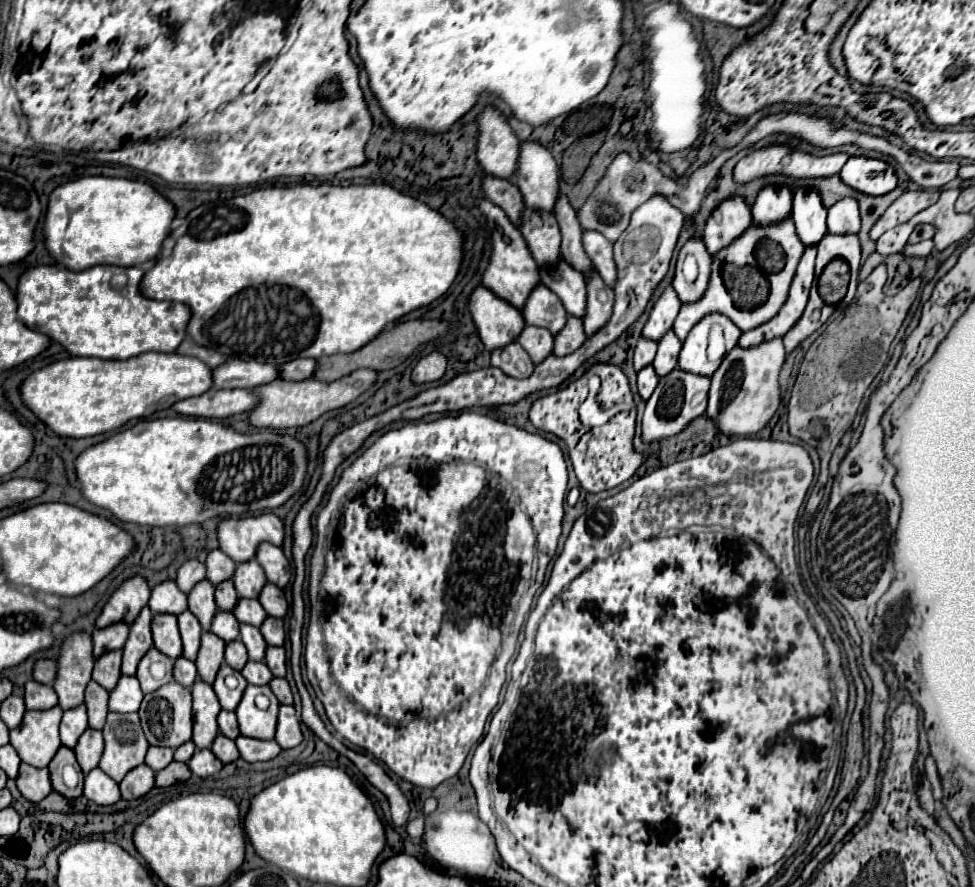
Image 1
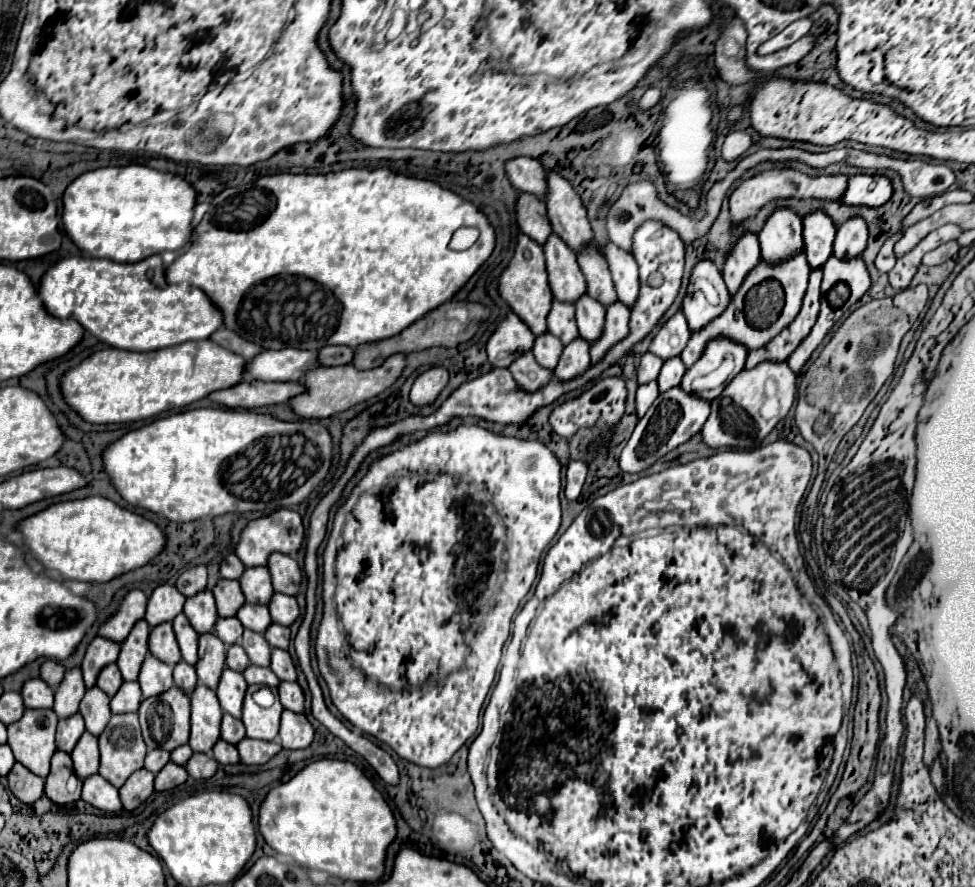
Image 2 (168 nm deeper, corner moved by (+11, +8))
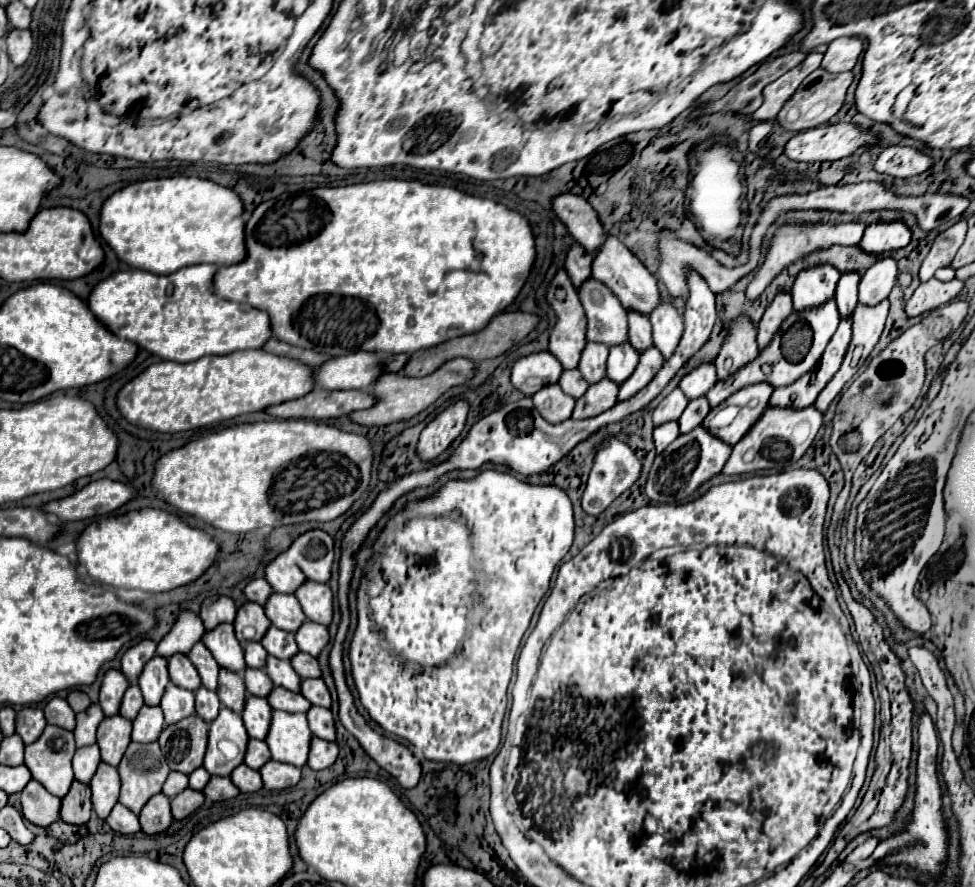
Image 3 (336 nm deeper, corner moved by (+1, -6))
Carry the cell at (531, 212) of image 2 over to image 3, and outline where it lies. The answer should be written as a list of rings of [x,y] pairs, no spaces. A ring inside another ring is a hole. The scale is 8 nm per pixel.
[[[572,243],[566,251],[566,259],[564,259],[564,269],[570,275],[574,287],[578,287],[584,279],[590,277],[590,263],[592,263],[592,255],[588,251],[584,251],[584,247],[580,247],[578,243]]]

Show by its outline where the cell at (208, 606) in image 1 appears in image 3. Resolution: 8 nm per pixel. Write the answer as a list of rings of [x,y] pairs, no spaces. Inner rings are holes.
[[[220,623],[220,627],[214,627],[212,631],[204,633],[202,643],[210,649],[214,659],[218,661],[220,667],[240,671],[246,667],[244,663],[244,653],[242,645],[234,637],[234,627]]]

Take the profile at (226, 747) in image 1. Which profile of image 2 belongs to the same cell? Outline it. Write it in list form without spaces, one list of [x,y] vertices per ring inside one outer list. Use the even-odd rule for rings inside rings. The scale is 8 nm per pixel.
[[[218,741],[218,745],[214,745],[212,749],[214,753],[214,759],[222,765],[234,765],[234,763],[240,763],[240,755],[238,755],[238,749],[234,745],[226,745],[226,741]]]

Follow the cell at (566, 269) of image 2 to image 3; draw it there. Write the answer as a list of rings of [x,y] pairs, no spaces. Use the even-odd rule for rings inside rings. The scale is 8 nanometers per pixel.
[[[588,279],[588,283],[578,287],[578,295],[580,303],[584,303],[584,313],[588,315],[588,341],[604,345],[628,341],[626,309],[608,287],[596,279]]]

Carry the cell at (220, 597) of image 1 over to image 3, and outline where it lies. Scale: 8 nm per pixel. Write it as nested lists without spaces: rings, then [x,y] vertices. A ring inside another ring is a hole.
[[[248,601],[248,603],[244,603],[244,605],[238,607],[236,619],[234,619],[234,631],[236,631],[236,639],[238,639],[240,643],[246,641],[246,637],[242,635],[244,627],[254,627],[254,637],[252,637],[252,641],[260,641],[260,639],[264,637],[266,629],[270,627],[270,621],[268,621],[268,617],[264,615],[262,605]]]

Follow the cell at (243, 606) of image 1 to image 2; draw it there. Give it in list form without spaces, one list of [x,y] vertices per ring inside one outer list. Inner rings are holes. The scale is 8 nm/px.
[[[246,603],[240,611],[238,611],[238,619],[242,621],[242,625],[250,631],[256,631],[256,633],[262,633],[272,625],[272,619],[270,619],[270,613],[268,613],[268,607],[264,605],[252,605],[252,603]]]

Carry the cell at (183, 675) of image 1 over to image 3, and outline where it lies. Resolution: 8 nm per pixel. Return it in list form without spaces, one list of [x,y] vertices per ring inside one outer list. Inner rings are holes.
[[[206,687],[196,689],[196,713],[204,719],[204,721],[212,721],[218,711],[220,711],[220,699],[214,691],[208,691]]]

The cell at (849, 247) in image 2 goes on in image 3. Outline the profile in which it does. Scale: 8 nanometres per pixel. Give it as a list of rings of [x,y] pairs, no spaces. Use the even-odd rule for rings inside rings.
[[[880,255],[874,265],[870,265],[860,277],[860,303],[876,305],[888,297],[892,285],[896,283],[896,261],[890,255]]]

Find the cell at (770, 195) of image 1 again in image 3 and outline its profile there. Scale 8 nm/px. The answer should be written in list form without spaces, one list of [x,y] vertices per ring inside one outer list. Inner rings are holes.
[[[828,263],[802,269],[794,277],[794,283],[790,289],[794,309],[804,311],[814,305],[820,305],[826,299],[834,299],[834,289],[836,289],[838,277],[840,277],[840,273],[834,267],[830,267]]]

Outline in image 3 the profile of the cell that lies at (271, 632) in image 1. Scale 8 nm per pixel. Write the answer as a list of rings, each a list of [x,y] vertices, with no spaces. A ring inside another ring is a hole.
[[[296,653],[292,659],[290,659],[290,665],[292,665],[292,669],[302,677],[302,679],[306,679],[306,677],[320,677],[320,667],[318,667],[318,661],[312,657],[312,655],[308,655],[308,653]]]

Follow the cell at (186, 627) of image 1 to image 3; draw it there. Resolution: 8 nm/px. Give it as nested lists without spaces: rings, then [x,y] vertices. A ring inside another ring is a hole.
[[[196,643],[196,647],[192,647],[192,651],[188,653],[188,659],[194,663],[194,667],[198,669],[198,675],[202,679],[202,685],[210,691],[216,691],[218,687],[218,671],[220,665],[216,663],[216,659],[212,657],[212,653],[202,645]]]

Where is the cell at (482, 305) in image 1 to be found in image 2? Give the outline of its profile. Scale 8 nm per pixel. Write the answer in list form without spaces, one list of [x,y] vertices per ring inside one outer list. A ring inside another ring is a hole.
[[[510,313],[500,321],[496,333],[488,341],[488,361],[492,367],[510,367],[518,355],[532,351],[534,339],[534,333],[514,313]]]

